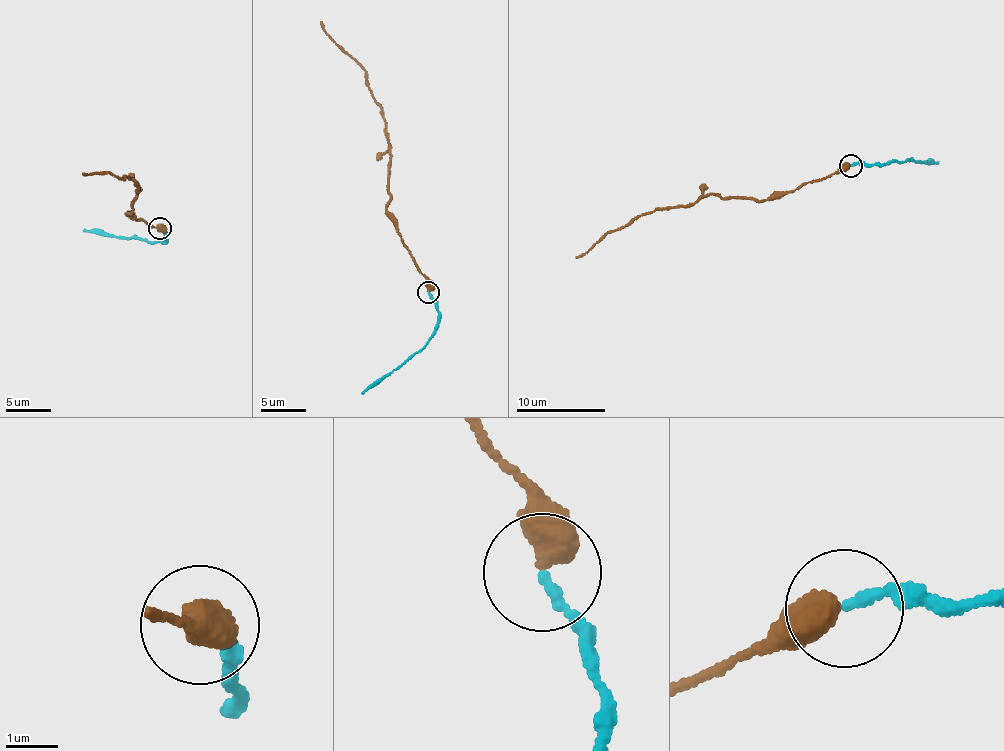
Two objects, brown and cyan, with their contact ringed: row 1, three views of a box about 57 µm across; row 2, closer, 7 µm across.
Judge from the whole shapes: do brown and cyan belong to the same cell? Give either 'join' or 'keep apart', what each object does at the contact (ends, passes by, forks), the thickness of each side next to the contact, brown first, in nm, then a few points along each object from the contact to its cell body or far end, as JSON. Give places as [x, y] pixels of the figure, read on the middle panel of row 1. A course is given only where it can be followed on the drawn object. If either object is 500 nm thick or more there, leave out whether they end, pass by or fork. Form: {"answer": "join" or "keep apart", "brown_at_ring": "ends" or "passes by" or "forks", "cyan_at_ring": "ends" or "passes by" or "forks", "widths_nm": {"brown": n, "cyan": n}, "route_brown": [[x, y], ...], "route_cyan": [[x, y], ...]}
{"answer": "join", "widths_nm": {"brown": 600, "cyan": 190}, "route_brown": [[429, 292], [429, 282], [386, 207], [391, 197], [390, 153], [381, 106], [359, 66], [342, 52], [320, 22]], "route_cyan": [[429, 292], [438, 312], [432, 336], [361, 393]]}

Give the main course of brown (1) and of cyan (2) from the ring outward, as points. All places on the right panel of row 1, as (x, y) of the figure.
1: (850, 165), (794, 190), (773, 193), (765, 201), (706, 193), (687, 205), (660, 207), (605, 236), (576, 258)
2: (850, 165), (937, 162)

